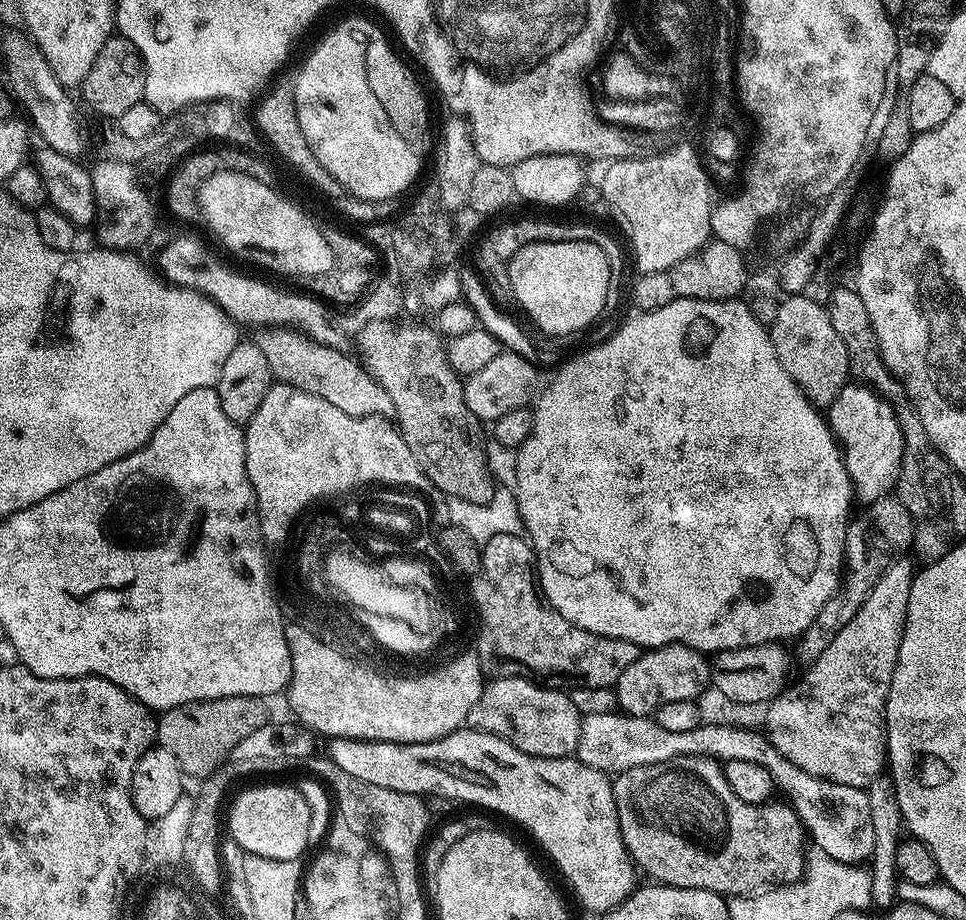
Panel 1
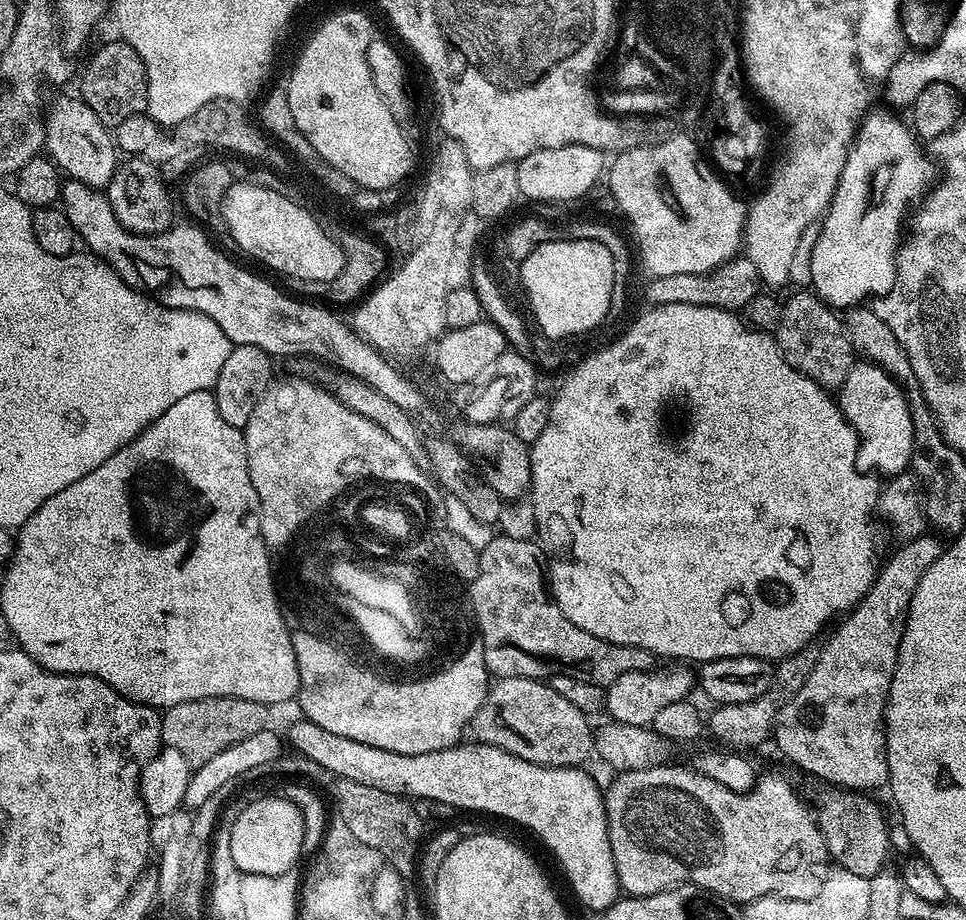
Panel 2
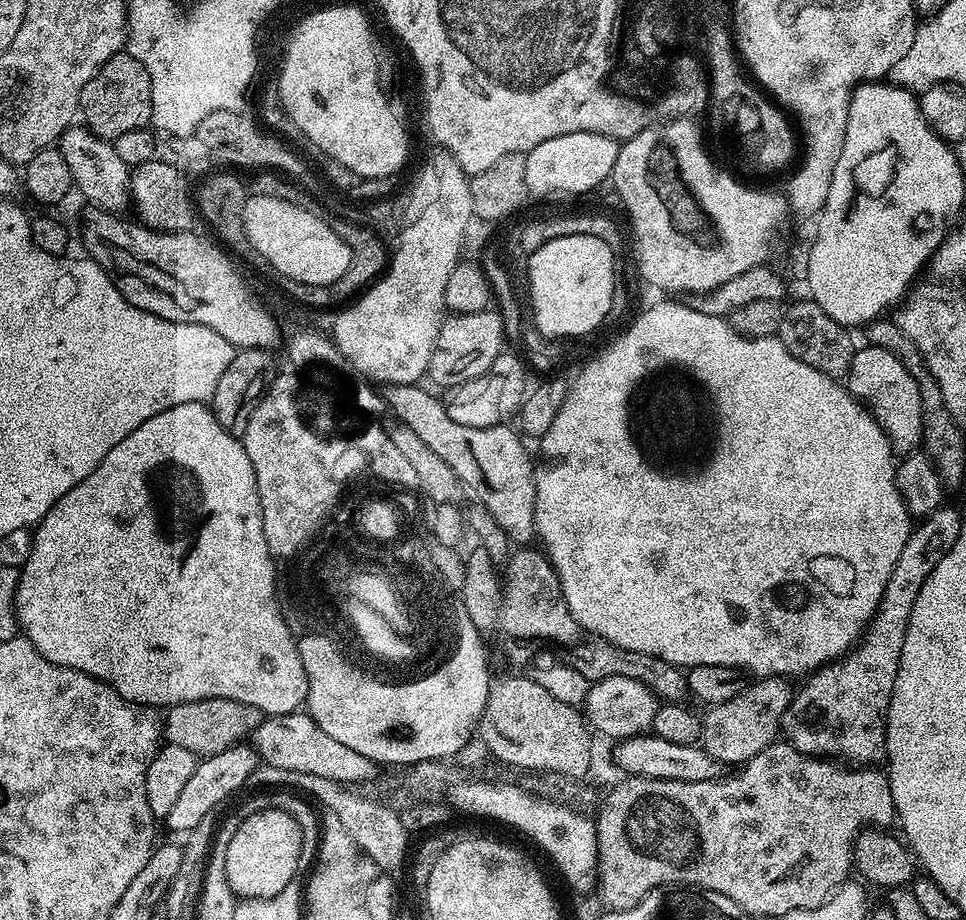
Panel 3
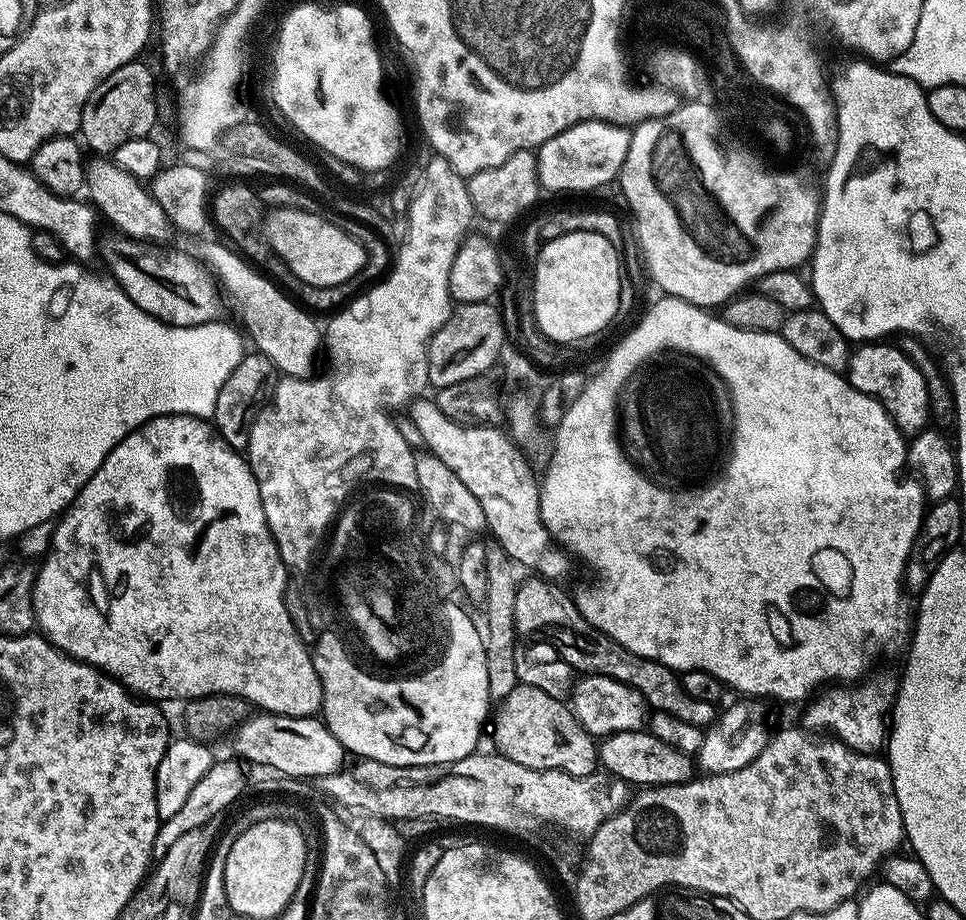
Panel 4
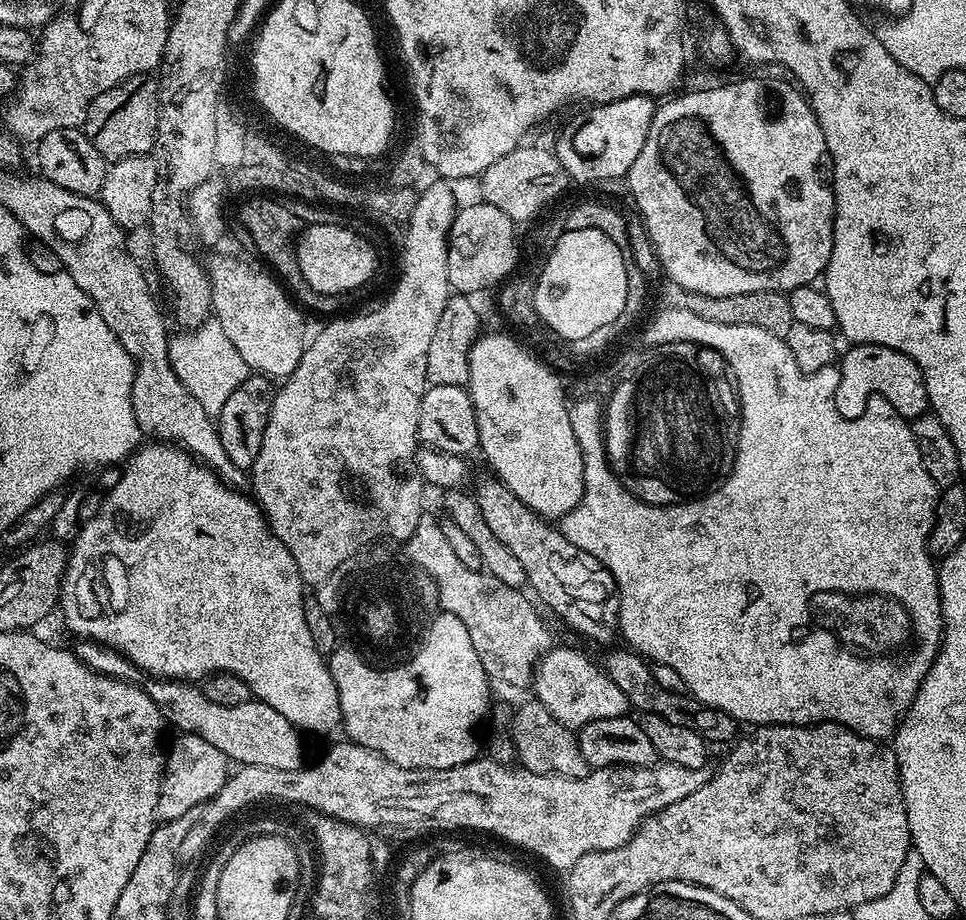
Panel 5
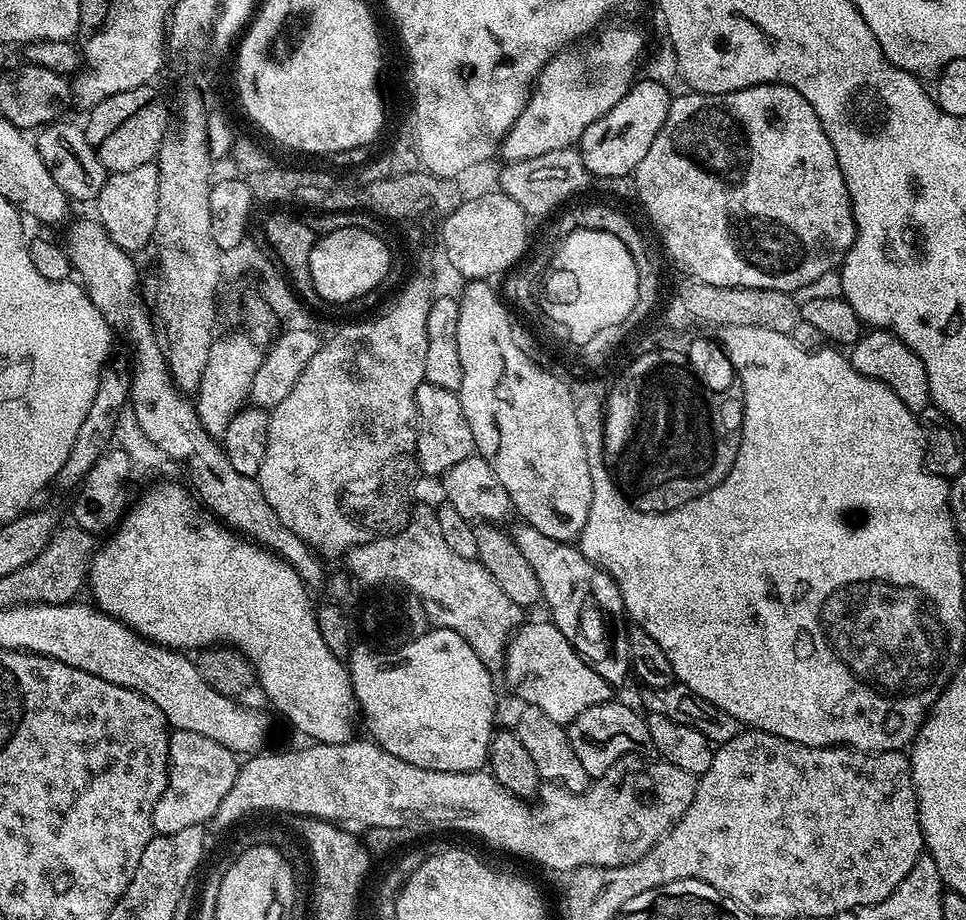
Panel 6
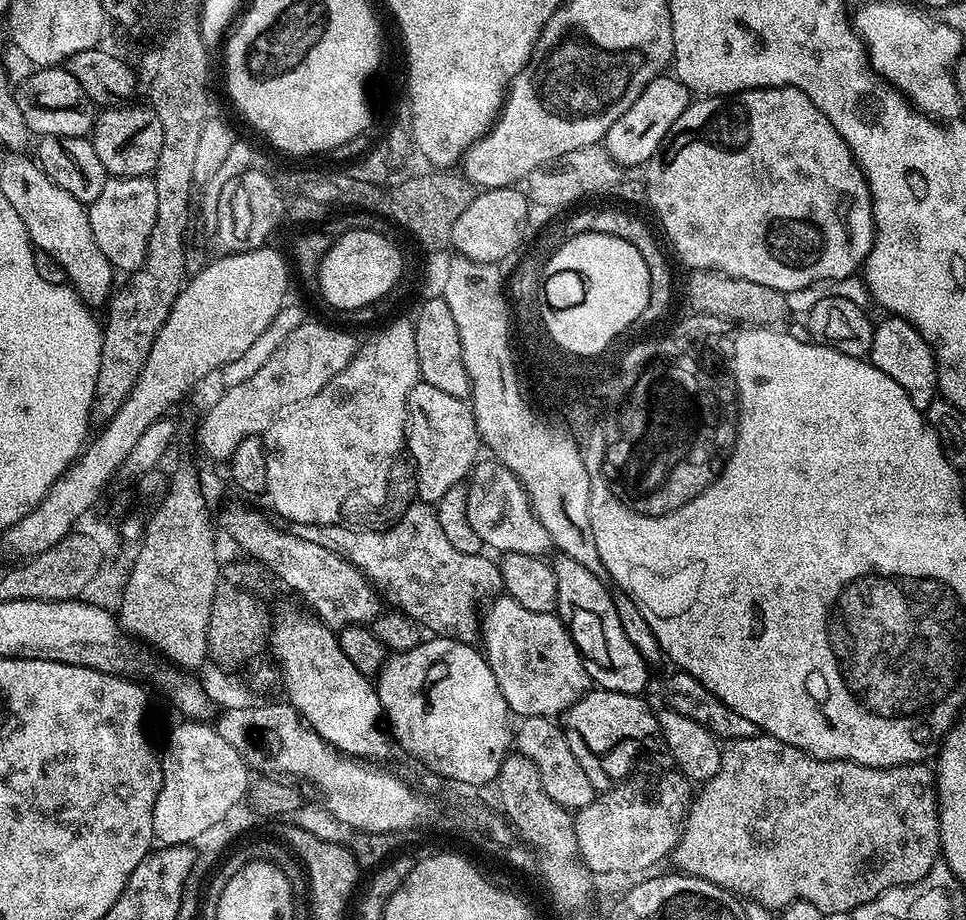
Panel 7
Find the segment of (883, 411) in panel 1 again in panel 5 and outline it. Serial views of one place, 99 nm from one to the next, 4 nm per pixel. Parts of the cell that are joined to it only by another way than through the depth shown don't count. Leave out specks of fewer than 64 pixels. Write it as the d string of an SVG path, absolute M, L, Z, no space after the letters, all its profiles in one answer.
M852 344L849 352L839 357L840 381L836 391L836 409L841 416L853 417L864 411L871 396L886 398L894 410L911 422L929 411L926 382L918 366L906 354L881 344Z

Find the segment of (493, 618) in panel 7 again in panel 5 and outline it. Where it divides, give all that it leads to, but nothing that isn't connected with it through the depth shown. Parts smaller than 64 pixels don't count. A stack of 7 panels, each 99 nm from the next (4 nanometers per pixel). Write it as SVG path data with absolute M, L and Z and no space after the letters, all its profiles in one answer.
M552 648L544 657L541 655L535 665L530 688L536 691L535 699L546 706L558 722L573 730L585 728L590 722L598 722L602 718L618 718L630 708L626 694L614 686L603 667L576 648Z

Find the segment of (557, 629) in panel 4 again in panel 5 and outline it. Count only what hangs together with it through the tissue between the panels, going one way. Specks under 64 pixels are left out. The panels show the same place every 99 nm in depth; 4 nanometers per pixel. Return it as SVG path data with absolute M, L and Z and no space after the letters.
M627 646L616 647L609 647L605 651L609 652L605 654L604 660L602 659L602 667L605 674L614 682L614 686L618 686L622 694L626 694L629 705L633 709L637 708L637 713L658 714L666 718L666 722L675 722L677 726L686 726L695 732L703 732L705 740L713 745L724 744L735 734L738 721L733 716L717 708L706 708L699 700L693 700L691 695L662 690L662 686L654 682L654 674L645 657Z

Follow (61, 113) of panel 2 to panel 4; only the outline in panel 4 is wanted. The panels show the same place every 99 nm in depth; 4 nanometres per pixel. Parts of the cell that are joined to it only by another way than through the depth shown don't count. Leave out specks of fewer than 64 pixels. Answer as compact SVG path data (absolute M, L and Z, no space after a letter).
M108 160L96 166L89 165L85 171L85 189L93 207L103 217L105 215L109 222L121 231L119 232L121 235L141 242L151 242L157 246L167 245L168 239L174 235L166 210L158 206L151 191L135 176L122 170L113 161Z

